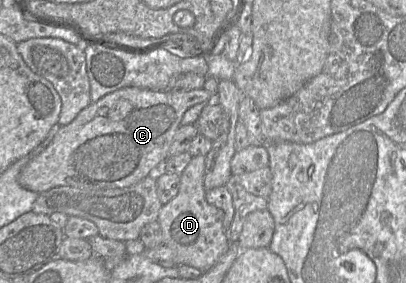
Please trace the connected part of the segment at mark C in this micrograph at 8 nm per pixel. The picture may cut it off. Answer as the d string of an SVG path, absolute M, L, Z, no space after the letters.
M124 87L108 93L84 108L73 121L61 126L48 147L33 157L20 171L19 184L30 191L42 193L58 186L124 188L137 184L148 175L155 175L168 158L174 135L181 126L184 113L192 106L213 103L205 89L189 91L157 91Z

